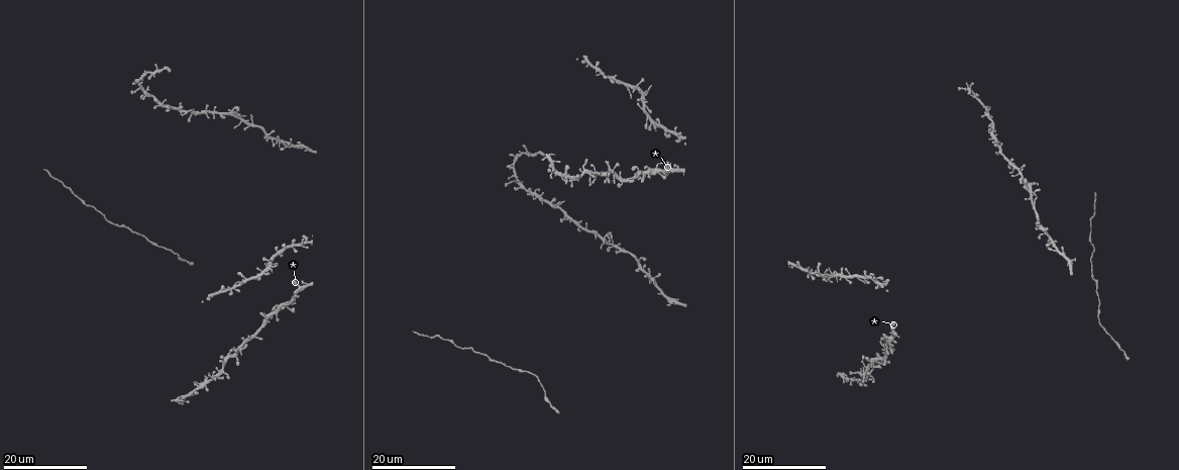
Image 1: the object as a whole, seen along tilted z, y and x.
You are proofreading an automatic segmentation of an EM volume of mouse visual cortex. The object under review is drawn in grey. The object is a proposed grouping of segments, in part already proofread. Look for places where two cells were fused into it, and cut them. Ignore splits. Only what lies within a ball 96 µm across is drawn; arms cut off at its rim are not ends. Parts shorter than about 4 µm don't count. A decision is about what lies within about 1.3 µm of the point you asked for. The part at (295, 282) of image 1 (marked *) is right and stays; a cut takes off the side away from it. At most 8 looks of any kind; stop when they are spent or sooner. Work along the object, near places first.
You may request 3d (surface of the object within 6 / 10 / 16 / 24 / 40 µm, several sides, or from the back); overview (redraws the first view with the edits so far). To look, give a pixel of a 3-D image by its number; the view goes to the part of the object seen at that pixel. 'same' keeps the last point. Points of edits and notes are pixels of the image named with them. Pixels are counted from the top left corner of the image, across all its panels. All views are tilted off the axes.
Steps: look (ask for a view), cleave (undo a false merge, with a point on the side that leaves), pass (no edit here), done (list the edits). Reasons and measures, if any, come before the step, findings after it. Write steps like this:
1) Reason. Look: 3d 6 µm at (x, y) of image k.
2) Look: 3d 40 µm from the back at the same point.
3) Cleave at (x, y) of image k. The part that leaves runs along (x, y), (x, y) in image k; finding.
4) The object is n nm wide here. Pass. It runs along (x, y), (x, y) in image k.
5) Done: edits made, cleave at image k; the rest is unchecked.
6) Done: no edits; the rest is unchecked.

Look: 3d 24 µm at (671, 169) of image 1.

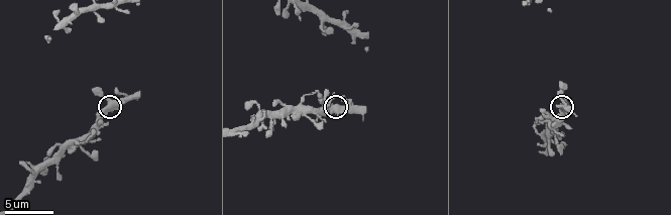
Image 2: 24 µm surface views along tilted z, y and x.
Zoom in. Look: 3d 10 µm at (110, 110) of image 2.

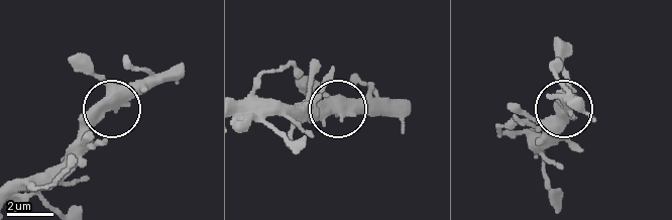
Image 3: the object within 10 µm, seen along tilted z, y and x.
The object is 560 nm wide here. Pass. It runs along (88, 64), (111, 106), (145, 84), (151, 70) in image 3; one cell here.

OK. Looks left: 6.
A fork. Look: 3d 24 µm at (622, 179) of image 1.

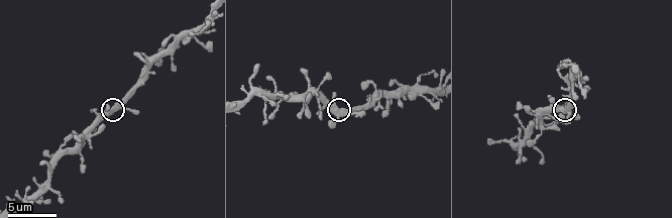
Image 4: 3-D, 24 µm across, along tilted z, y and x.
Look: 3d 6 µm at (338, 116) of image 4.

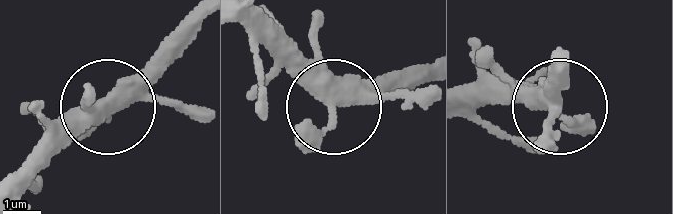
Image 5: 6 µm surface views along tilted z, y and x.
Look: 3d 6 µm from the back at (330, 100) of image 5.

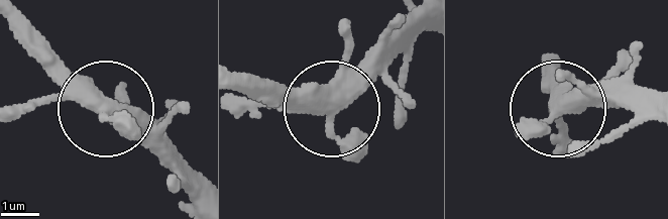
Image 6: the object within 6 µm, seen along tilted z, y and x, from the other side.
The side arm is 30 µm long. Pass. It runs along (545, 68), (562, 107), (626, 85) in image 6; all the same cell.

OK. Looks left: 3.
Four arms meet. Look: 3d 16 µm at (327, 16) of image 2.

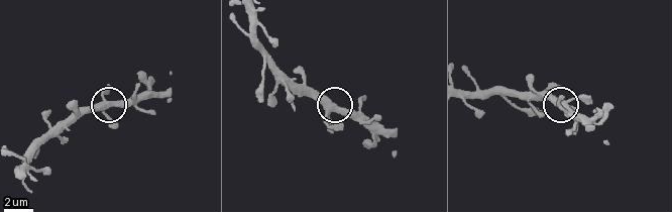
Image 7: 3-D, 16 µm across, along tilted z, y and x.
The object is 370 nm wide here. Pass. One cell here.

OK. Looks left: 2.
Calibre changes. Look: 3d 24 µm at (512, 170) of image 1.

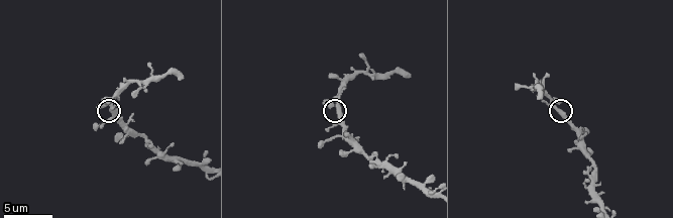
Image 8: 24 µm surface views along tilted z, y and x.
Look: 3d 10 µm at (556, 111) of image 8.

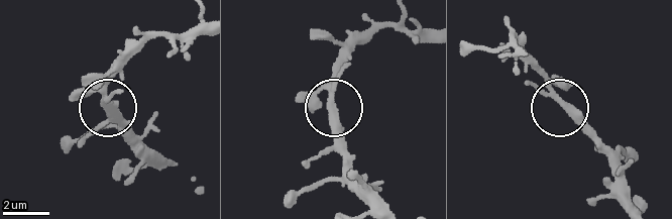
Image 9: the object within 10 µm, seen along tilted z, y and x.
The object is 270 nm wide here. Pass. All the same cell.

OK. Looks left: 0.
Done: no edits; the rest is unchecked.

